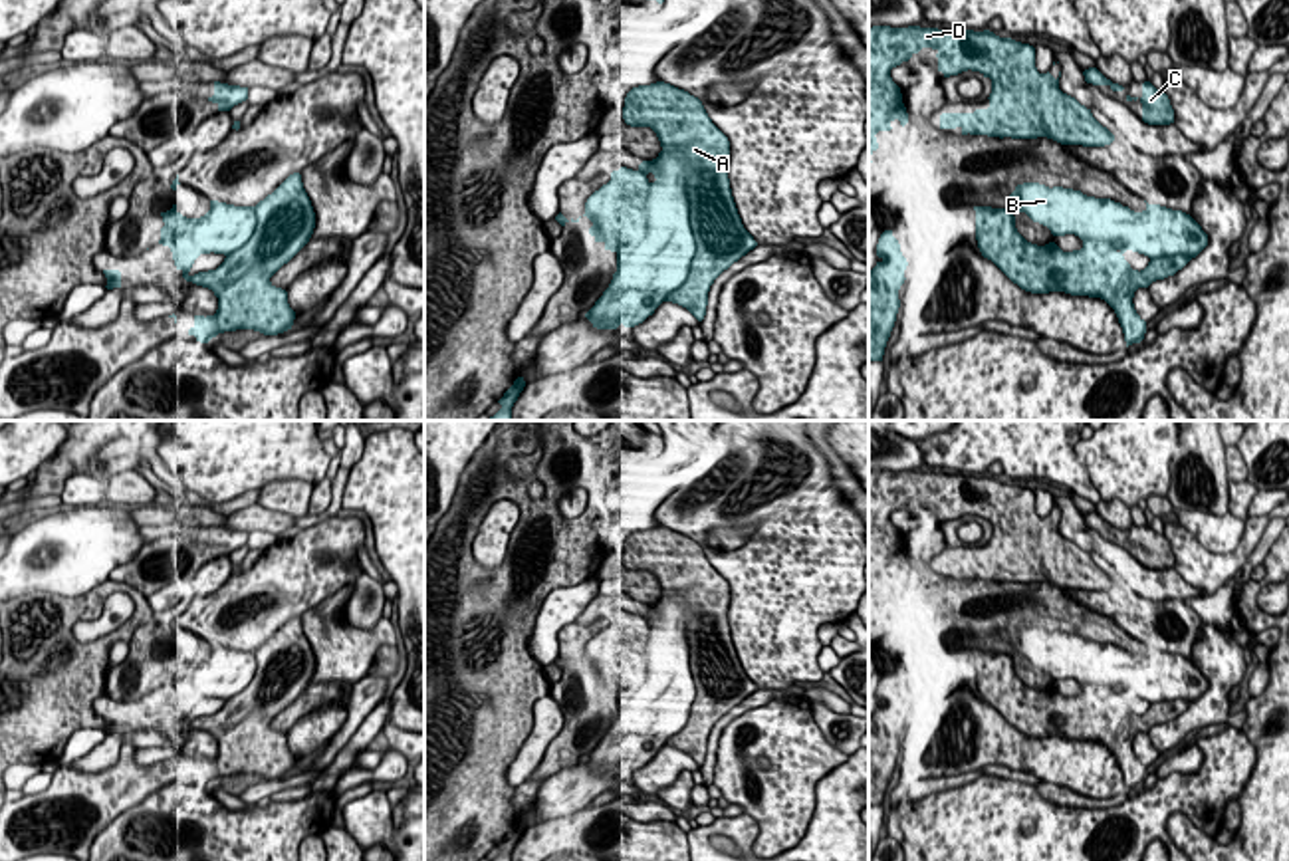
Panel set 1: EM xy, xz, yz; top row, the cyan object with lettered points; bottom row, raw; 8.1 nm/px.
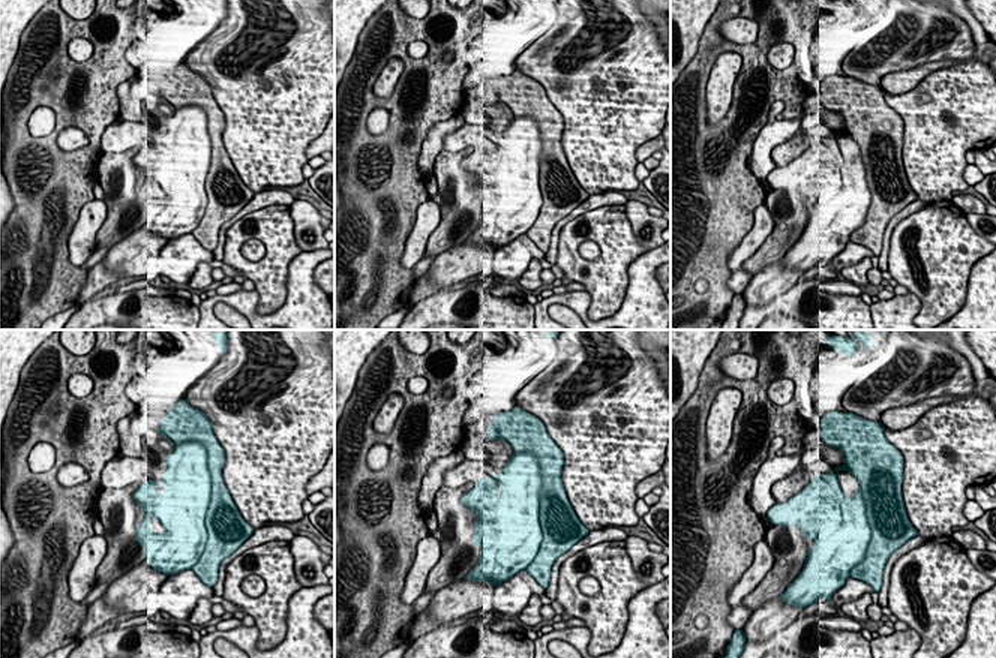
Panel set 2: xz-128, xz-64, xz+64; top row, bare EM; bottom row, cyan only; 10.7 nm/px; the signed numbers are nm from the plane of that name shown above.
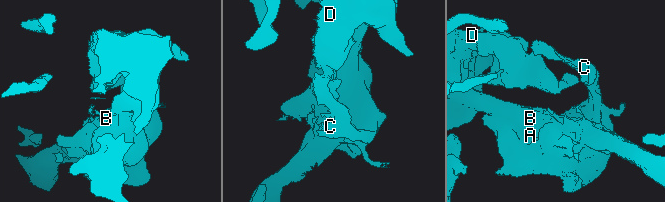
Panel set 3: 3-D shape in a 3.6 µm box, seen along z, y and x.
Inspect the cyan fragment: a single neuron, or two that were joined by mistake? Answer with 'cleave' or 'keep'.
cleave

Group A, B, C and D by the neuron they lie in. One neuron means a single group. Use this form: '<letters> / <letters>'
A C D / B

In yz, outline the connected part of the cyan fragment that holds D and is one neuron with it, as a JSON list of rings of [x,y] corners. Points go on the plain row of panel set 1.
[[[869,472],[869,601],[879,593],[877,577],[890,575],[894,563],[904,571],[908,557],[902,548],[900,532],[892,526],[890,514],[908,506],[922,492],[936,494],[938,516],[944,522],[958,520],[962,516],[980,516],[992,524],[990,552],[976,554],[974,557],[942,557],[940,573],[962,573],[962,579],[988,579],[988,581],[1011,581],[1011,583],[1037,583],[1047,581],[1061,589],[1105,591],[1114,585],[1114,579],[1103,571],[1075,542],[1059,534],[1059,522],[1049,516],[1039,518],[1035,512],[1035,492],[1015,486],[1011,482],[999,482],[990,474],[938,474],[938,472]]]

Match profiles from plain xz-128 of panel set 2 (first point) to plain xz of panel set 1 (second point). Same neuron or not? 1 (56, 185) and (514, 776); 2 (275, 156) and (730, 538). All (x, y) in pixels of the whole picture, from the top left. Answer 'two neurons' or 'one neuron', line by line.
1: two neurons
2: two neurons

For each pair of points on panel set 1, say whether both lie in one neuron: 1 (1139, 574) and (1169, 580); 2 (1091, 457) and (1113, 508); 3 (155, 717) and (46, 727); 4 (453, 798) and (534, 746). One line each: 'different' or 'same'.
1: same
2: different
3: different
4: different

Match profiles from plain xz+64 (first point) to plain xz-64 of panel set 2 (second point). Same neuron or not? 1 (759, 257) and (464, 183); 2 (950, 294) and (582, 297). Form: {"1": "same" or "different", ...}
{"1": "same", "2": "different"}

